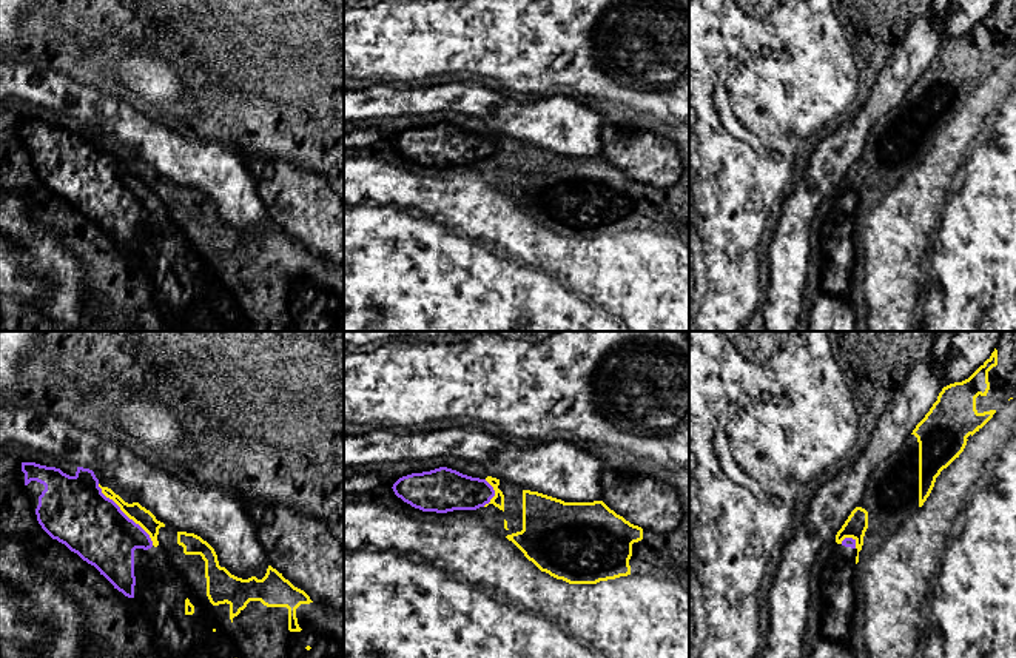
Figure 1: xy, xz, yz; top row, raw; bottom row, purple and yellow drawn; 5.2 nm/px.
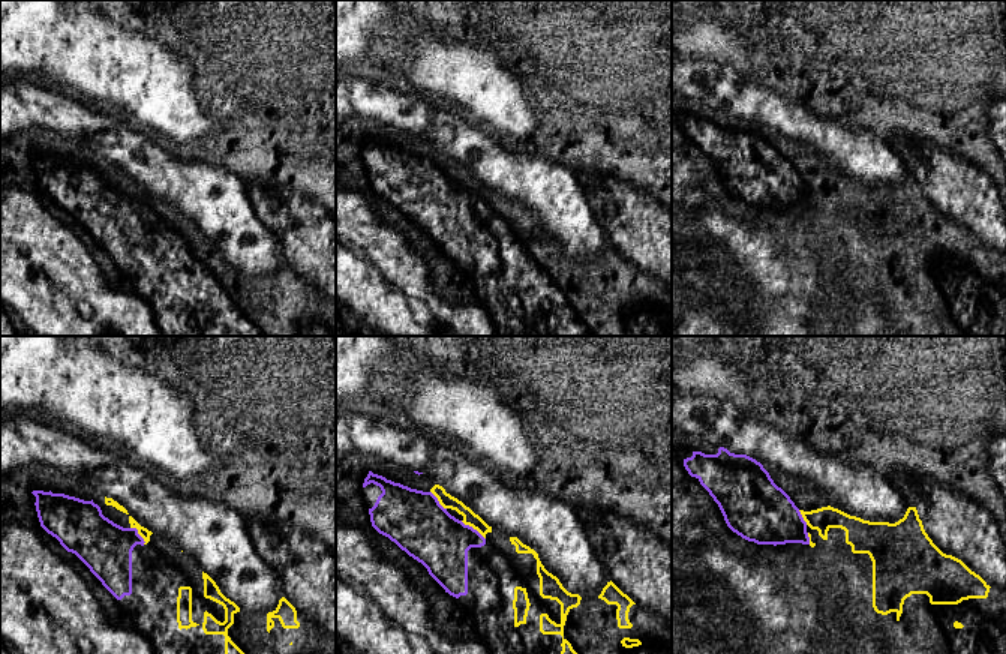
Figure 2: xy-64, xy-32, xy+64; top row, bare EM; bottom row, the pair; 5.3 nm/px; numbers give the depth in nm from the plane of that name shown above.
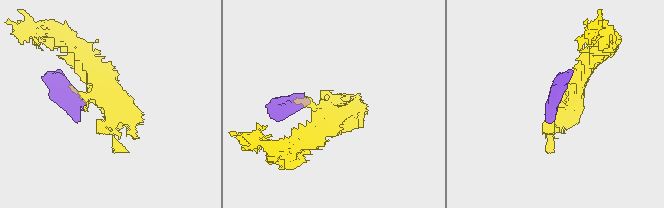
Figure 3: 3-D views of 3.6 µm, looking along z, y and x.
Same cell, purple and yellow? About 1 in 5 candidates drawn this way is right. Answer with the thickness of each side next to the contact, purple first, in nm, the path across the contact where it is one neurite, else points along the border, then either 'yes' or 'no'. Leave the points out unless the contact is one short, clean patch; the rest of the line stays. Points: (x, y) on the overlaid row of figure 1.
340 nm thick on the purple side, 90 nm on the other; border along xy (97, 484), (148, 535), (153, 544); no

